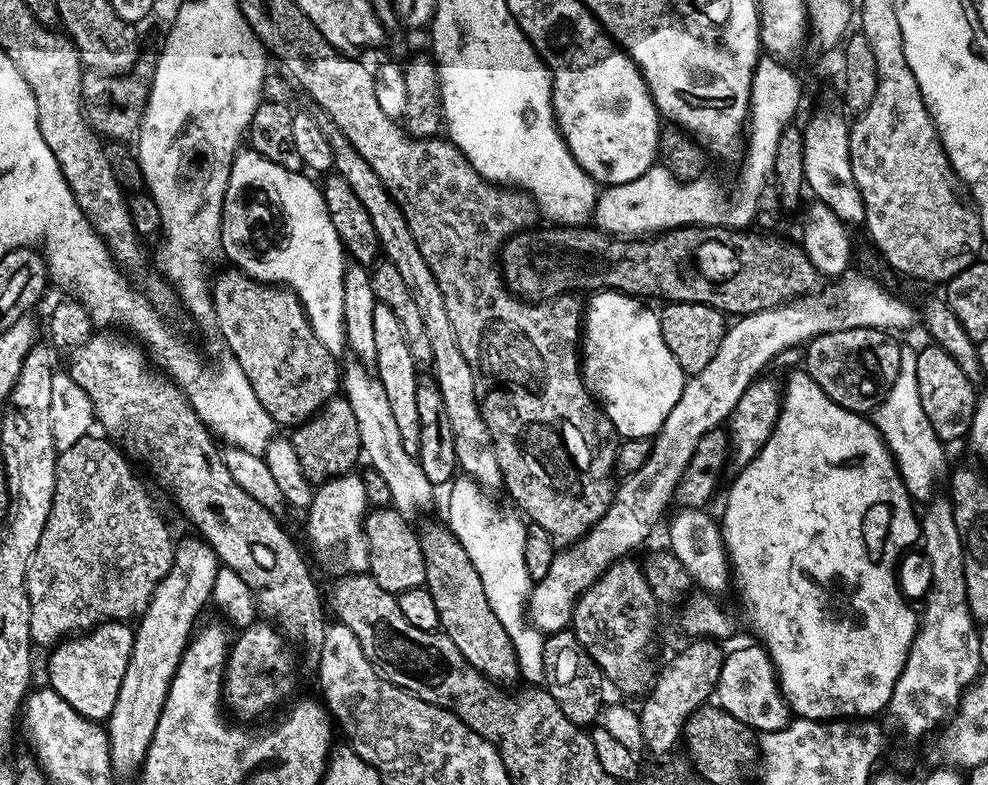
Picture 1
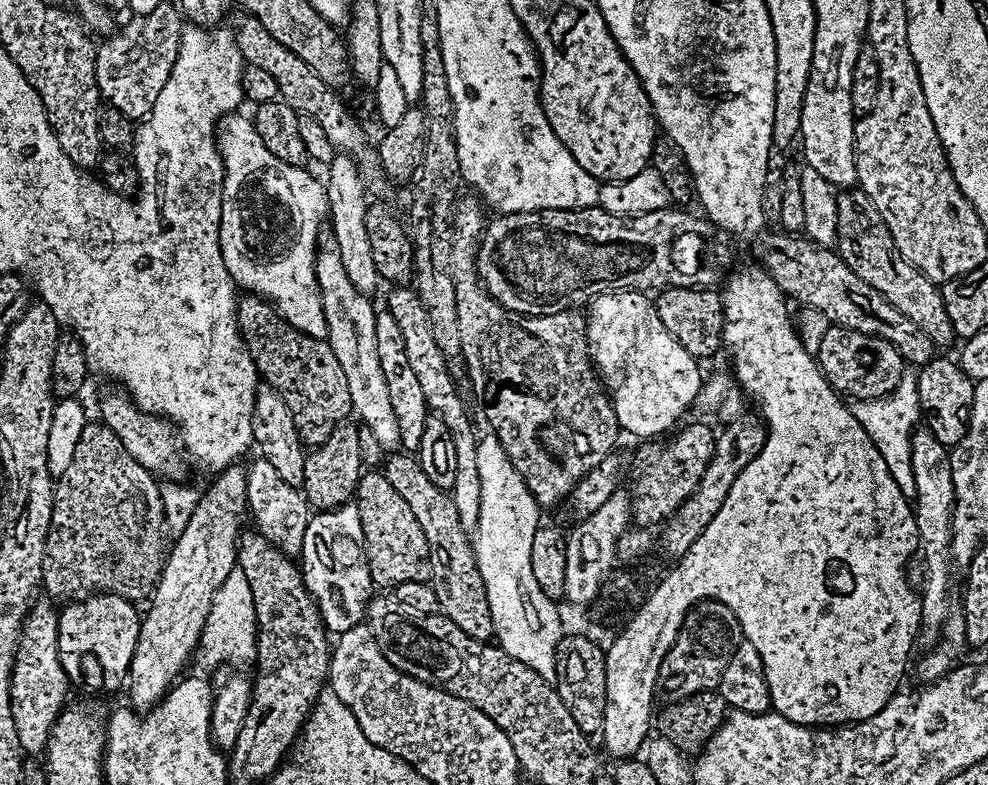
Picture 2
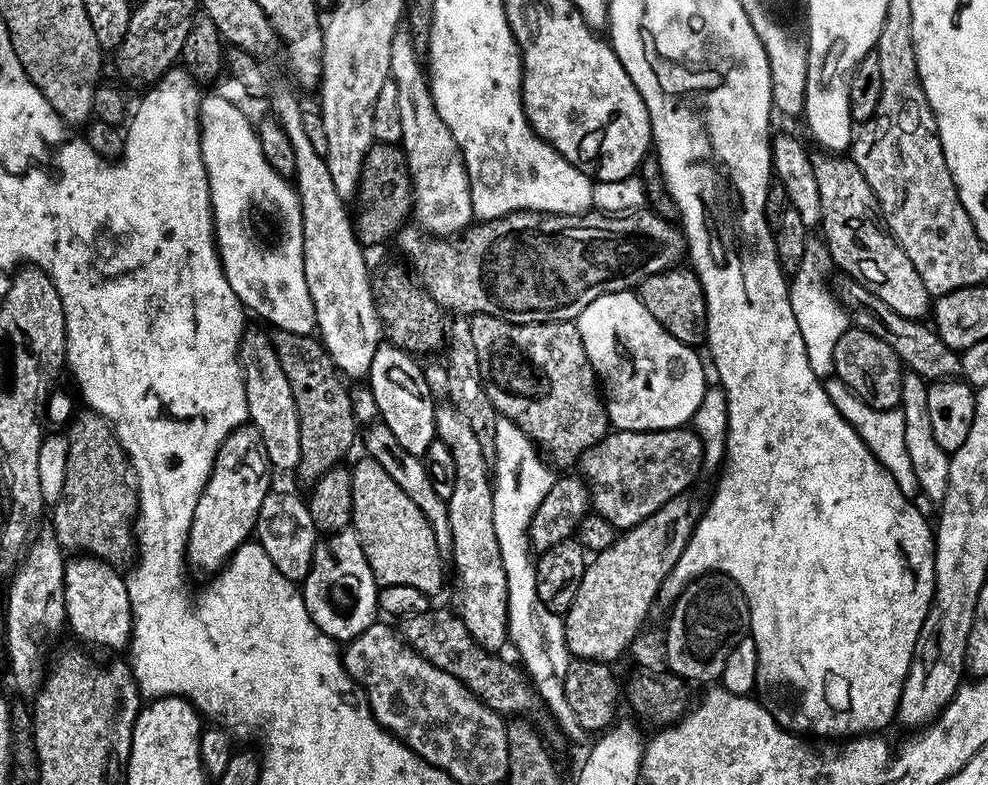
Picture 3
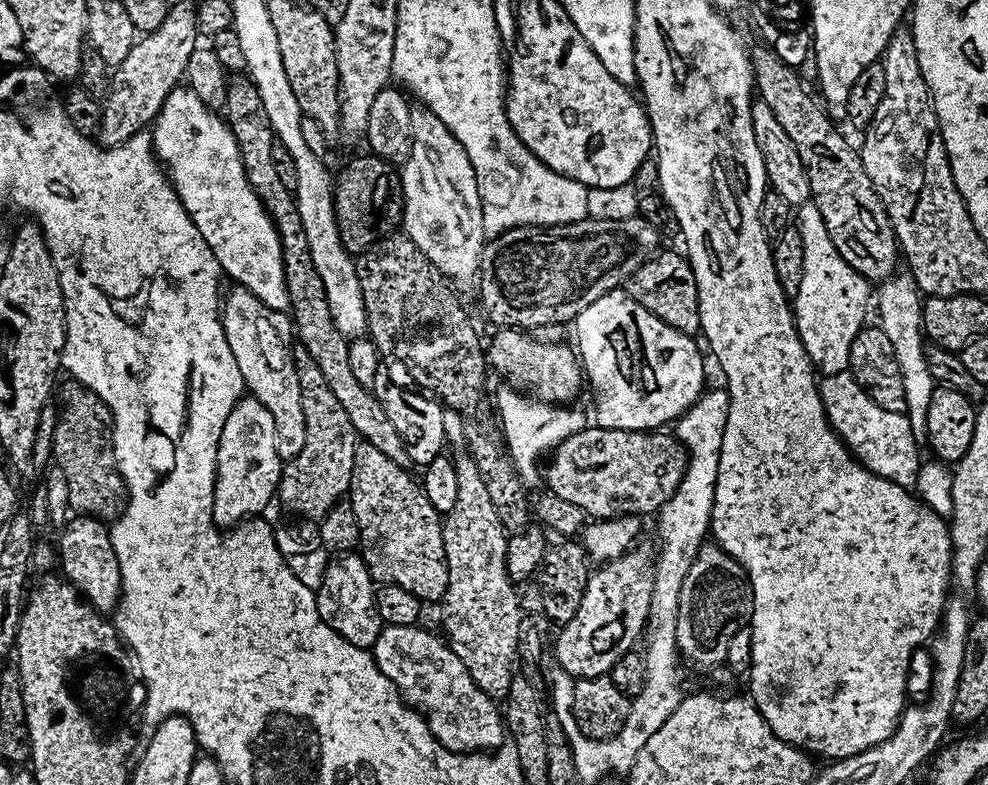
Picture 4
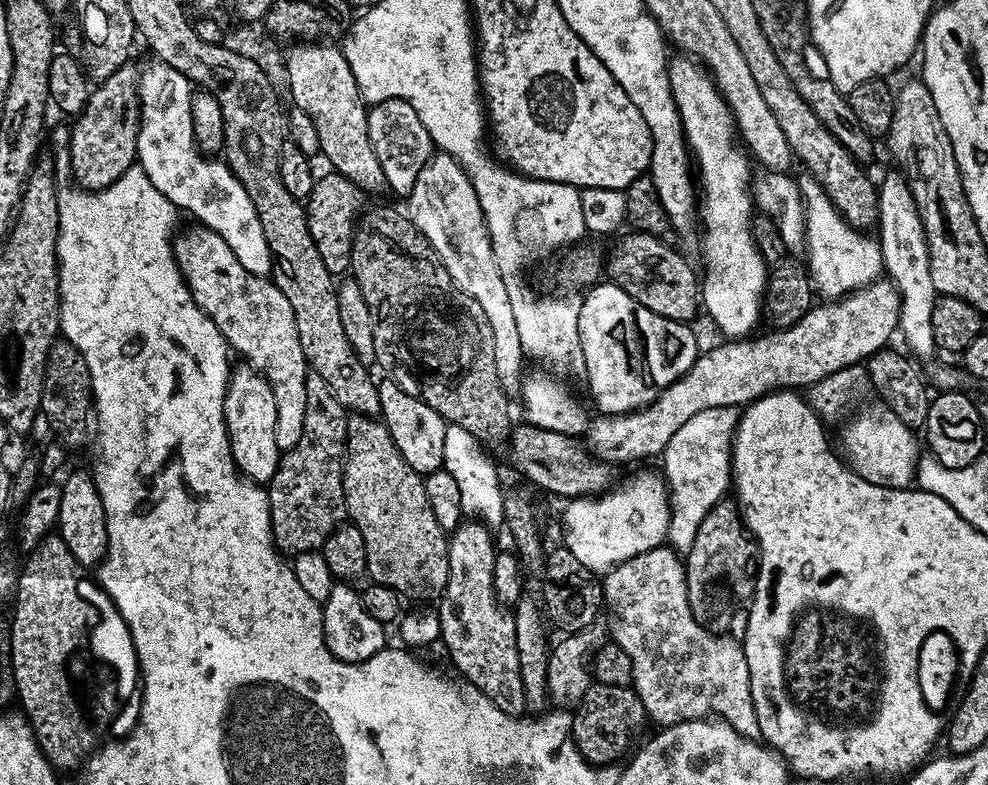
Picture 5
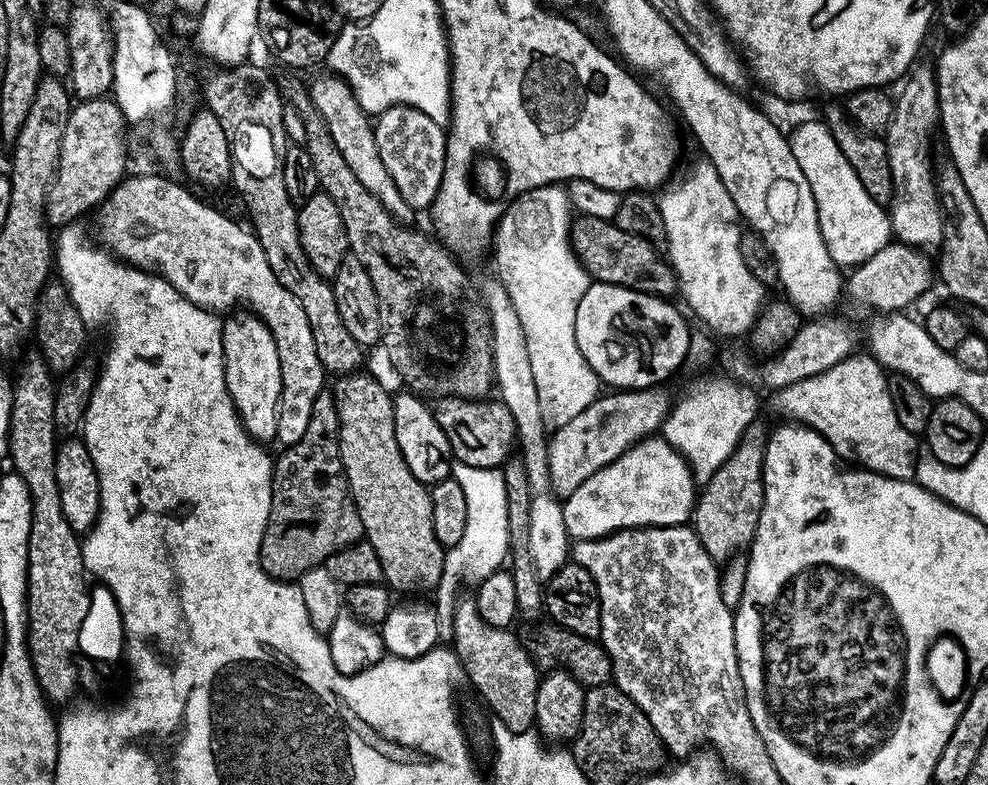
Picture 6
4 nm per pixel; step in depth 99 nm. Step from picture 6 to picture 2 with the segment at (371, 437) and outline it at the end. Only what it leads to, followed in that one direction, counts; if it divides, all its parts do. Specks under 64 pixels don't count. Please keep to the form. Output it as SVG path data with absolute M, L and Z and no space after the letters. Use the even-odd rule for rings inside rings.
M368 470L361 475L354 502L362 522L364 553L368 555L373 585L380 590L394 590L402 582L431 581L426 534L422 534L422 526L418 526L418 518L414 518L410 505L402 499L398 490L394 490L394 486L390 486L383 471Z

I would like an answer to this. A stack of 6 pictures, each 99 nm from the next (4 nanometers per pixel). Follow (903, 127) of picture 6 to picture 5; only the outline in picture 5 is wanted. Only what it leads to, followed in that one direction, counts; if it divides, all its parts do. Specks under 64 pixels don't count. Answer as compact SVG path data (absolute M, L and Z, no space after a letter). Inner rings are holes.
M893 170L884 181L879 181L876 211L878 229L880 228L878 243L884 272L900 296L899 335L904 335L909 348L907 351L913 357L937 355L938 349L934 342L934 330L930 327L930 318L934 314L934 302L938 293L934 286L934 278L930 278L928 243L922 218L916 209L912 192L908 189L908 181L899 171Z

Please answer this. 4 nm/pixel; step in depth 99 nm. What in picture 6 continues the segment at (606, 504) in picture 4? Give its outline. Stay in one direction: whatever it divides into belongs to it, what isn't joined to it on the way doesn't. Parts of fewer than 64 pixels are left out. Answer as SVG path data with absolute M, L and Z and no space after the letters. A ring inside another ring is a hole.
M442 396L431 405L431 410L450 442L453 457L466 466L499 469L517 447L514 415L499 398L463 400L457 396Z

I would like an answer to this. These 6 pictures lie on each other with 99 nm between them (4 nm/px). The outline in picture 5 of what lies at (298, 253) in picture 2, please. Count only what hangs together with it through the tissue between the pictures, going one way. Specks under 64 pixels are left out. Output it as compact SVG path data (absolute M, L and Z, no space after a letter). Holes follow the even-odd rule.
M153 63L149 72L139 73L140 93L140 129L137 130L136 160L138 166L162 190L162 194L177 209L189 212L193 221L199 222L203 227L214 230L234 250L234 258L250 270L255 276L268 276L274 265L270 246L266 246L266 234L262 234L262 222L258 222L258 214L254 202L250 202L250 194L238 182L238 178L228 169L227 163L220 158L209 158L201 152L194 138L194 126L190 122L190 102L194 91L193 85L178 70L174 70L169 64Z

